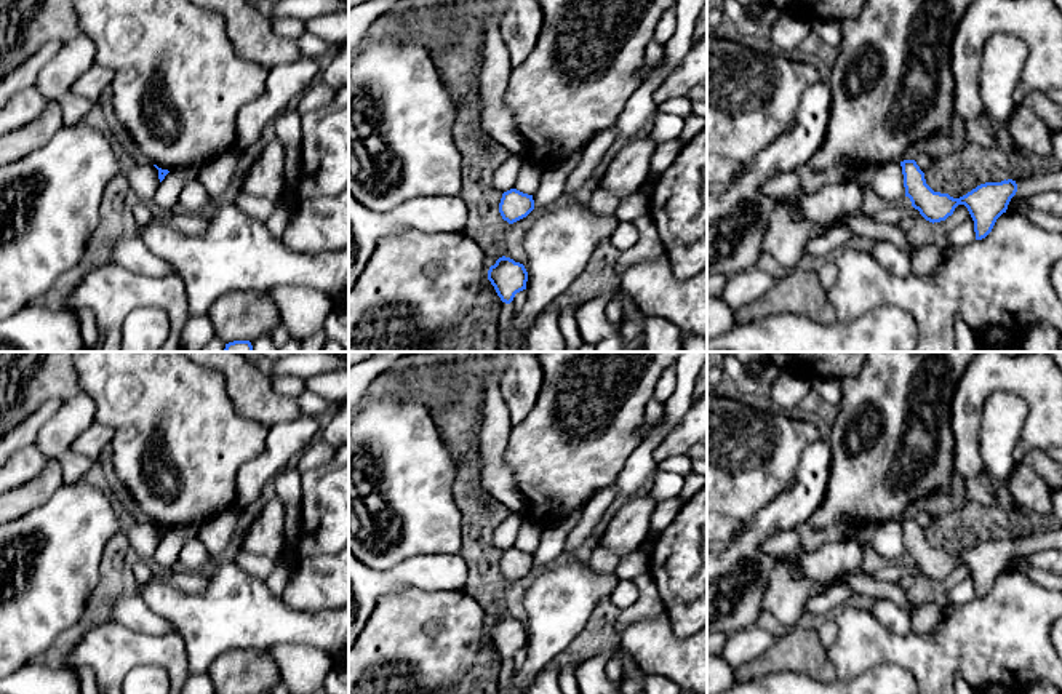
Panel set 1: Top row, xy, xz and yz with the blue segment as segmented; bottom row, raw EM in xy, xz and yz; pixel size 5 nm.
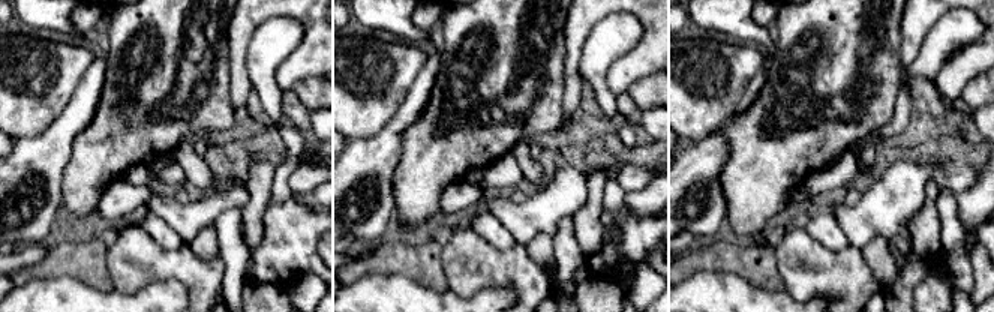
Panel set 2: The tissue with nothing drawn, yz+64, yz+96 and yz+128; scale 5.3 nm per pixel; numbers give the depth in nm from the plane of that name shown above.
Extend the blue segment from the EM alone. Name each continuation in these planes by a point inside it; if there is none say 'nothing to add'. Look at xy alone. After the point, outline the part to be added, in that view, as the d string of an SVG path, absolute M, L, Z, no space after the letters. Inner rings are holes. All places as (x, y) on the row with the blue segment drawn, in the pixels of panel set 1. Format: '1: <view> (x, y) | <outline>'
nothing to add

